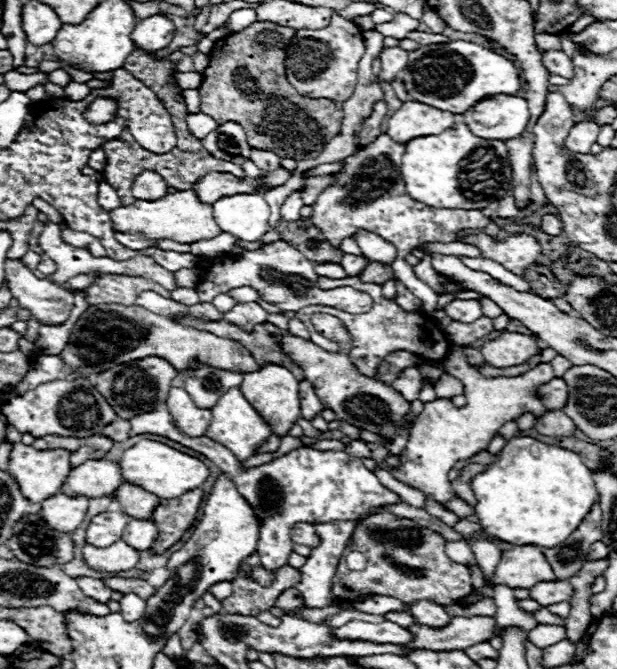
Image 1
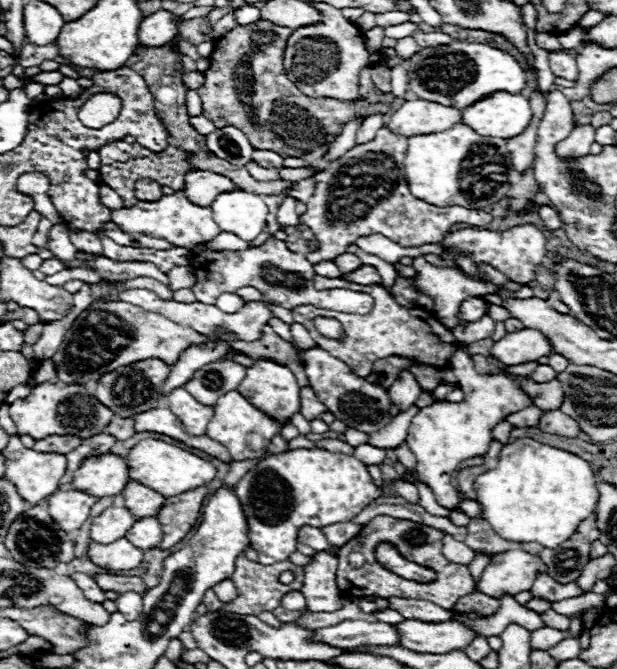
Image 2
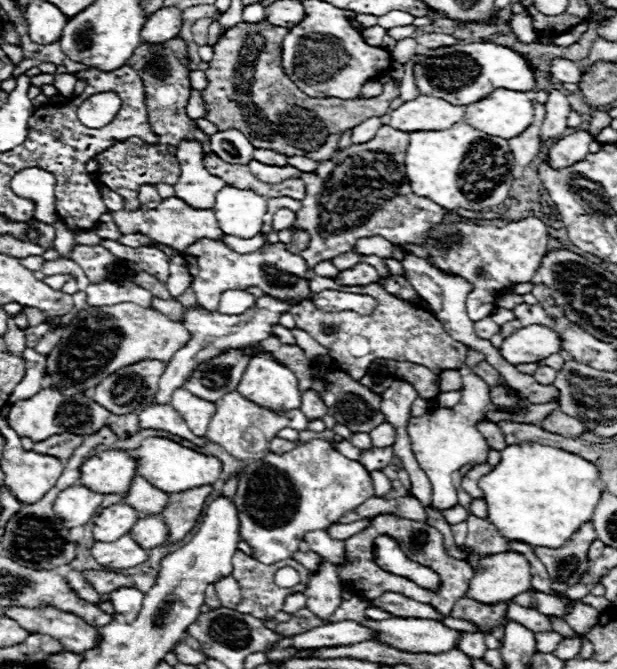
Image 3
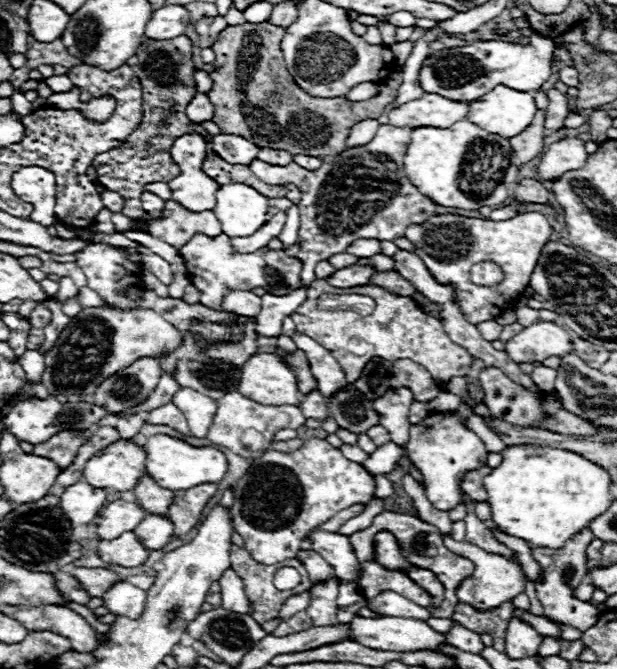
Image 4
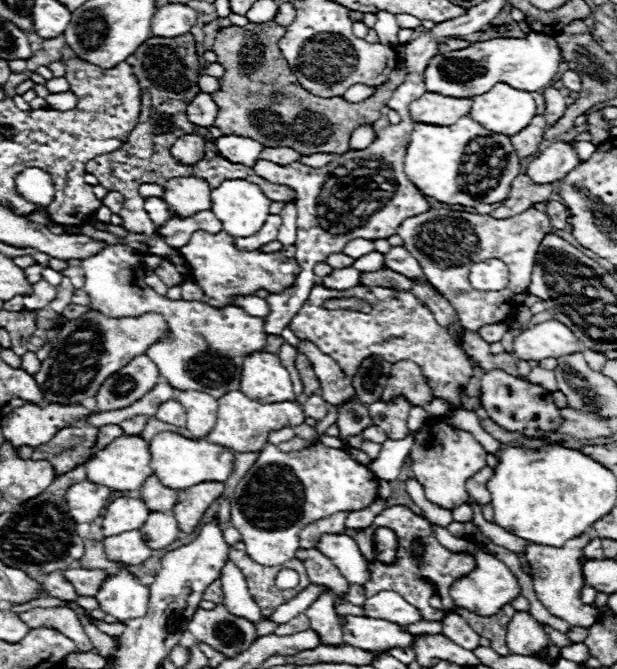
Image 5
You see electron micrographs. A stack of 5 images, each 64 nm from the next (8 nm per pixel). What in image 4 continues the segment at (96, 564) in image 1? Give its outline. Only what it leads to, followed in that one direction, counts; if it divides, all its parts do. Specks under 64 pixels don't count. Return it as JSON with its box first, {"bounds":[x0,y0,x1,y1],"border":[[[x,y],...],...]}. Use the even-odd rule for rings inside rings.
{"bounds":[98,532,150,568],"border":[[[124,532],[114,540],[102,540],[98,546],[100,558],[108,564],[118,564],[126,568],[134,568],[146,562],[150,550],[142,546],[134,532]]]}

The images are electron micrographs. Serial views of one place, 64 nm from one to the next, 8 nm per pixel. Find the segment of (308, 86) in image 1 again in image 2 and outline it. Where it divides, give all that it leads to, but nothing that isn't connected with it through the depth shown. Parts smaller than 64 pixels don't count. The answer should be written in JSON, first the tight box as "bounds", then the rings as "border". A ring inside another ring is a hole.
{"bounds":[284,2,382,100],"border":[[[308,2],[308,6],[316,6],[322,14],[322,22],[316,26],[302,26],[296,28],[284,50],[284,70],[288,78],[298,86],[302,94],[308,94],[310,98],[336,98],[336,100],[356,100],[358,98],[358,80],[360,72],[368,64],[382,62],[380,54],[370,54],[362,32],[342,16],[342,12],[328,4],[314,4]],[[306,38],[318,38],[320,44],[306,44]]]}

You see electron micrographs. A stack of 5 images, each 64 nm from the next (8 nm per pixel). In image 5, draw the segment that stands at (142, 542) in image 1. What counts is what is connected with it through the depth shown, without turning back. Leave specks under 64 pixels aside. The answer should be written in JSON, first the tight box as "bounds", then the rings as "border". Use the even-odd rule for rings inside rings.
{"bounds":[140,512,180,550],"border":[[[152,512],[148,516],[148,522],[140,528],[140,532],[144,534],[144,538],[146,538],[148,546],[152,546],[152,550],[166,548],[168,544],[172,544],[174,540],[180,538],[178,522],[168,512]]]}

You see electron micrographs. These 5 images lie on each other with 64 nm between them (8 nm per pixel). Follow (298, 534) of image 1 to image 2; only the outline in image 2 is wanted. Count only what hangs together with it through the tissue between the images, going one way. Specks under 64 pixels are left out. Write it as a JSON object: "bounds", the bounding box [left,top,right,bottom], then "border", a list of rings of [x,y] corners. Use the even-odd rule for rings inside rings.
{"bounds":[298,526,330,552],"border":[[[304,526],[304,528],[300,530],[298,542],[304,542],[304,544],[312,546],[312,550],[314,550],[314,552],[330,552],[330,544],[328,544],[326,536],[324,536],[318,528]]]}

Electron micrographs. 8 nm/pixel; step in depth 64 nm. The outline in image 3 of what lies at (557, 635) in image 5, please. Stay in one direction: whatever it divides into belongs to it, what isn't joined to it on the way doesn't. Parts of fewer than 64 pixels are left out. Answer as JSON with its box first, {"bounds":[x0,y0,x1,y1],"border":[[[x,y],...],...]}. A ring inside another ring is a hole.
{"bounds":[508,602,552,632],"border":[[[508,602],[508,622],[514,620],[514,622],[520,622],[522,626],[528,626],[530,630],[536,630],[536,632],[552,632],[552,624],[550,620],[540,614],[538,610],[530,610],[530,608],[522,608],[518,604],[512,604]]]}

